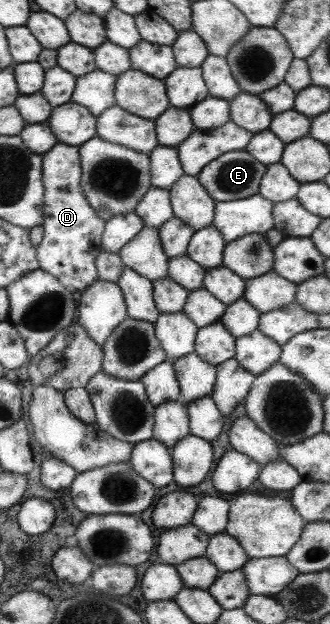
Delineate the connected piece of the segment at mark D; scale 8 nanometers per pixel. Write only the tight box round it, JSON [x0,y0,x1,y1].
[35,143,105,291]

